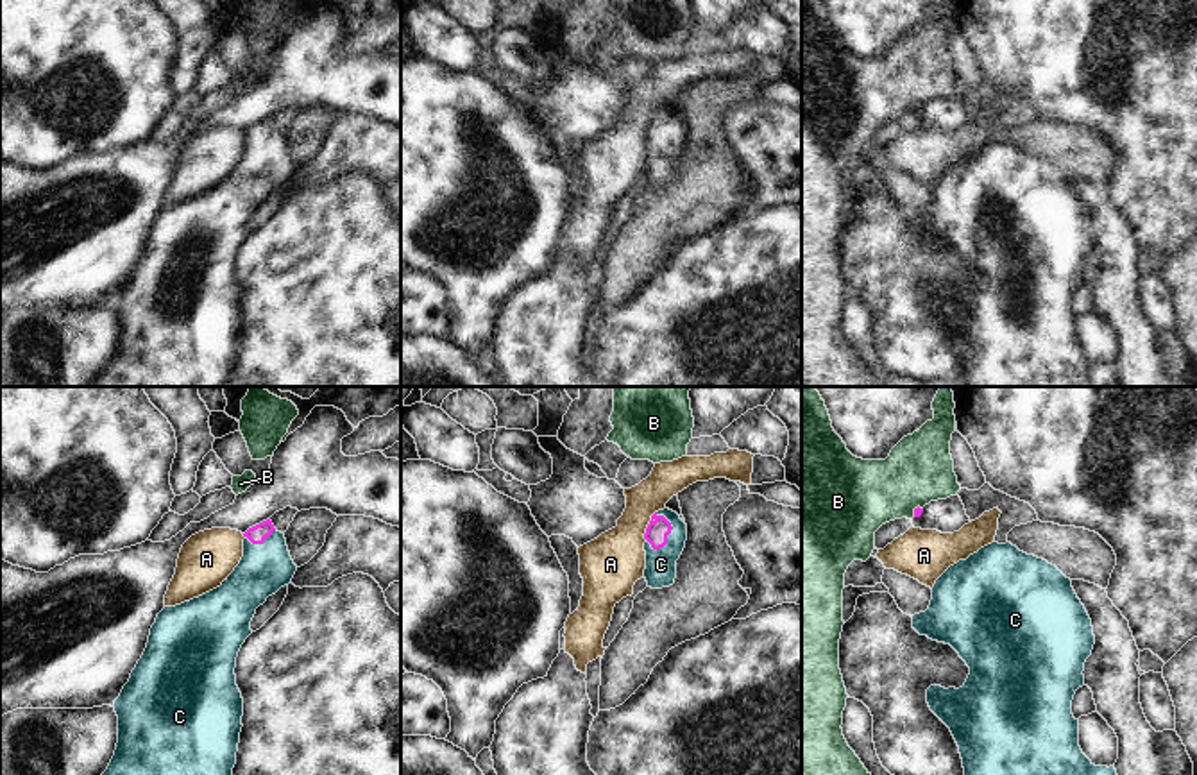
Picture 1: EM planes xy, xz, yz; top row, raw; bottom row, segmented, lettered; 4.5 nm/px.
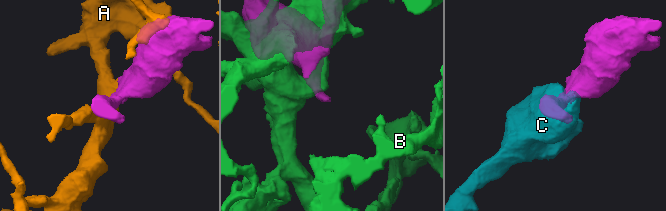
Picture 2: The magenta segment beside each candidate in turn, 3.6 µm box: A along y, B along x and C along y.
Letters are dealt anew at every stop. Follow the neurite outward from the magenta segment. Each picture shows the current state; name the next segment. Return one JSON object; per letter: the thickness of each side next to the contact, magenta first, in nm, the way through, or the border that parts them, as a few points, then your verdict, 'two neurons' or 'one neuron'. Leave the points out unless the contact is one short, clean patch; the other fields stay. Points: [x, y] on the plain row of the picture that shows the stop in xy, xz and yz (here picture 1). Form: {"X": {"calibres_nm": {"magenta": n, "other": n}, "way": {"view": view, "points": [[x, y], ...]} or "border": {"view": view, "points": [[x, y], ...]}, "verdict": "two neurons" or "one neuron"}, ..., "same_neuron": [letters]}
{"A": {"calibres_nm": {"magenta": 100, "other": 280}, "verdict": "two neurons"}, "B": {"calibres_nm": {"magenta": 40, "other": 320}, "verdict": "two neurons"}, "C": {"calibres_nm": {"magenta": 100, "other": 140}, "way": {"view": "xz", "points": [[657, 129], [671, 127], [662, 145], [661, 163]]}, "verdict": "one neuron"}, "same_neuron": ["C"]}

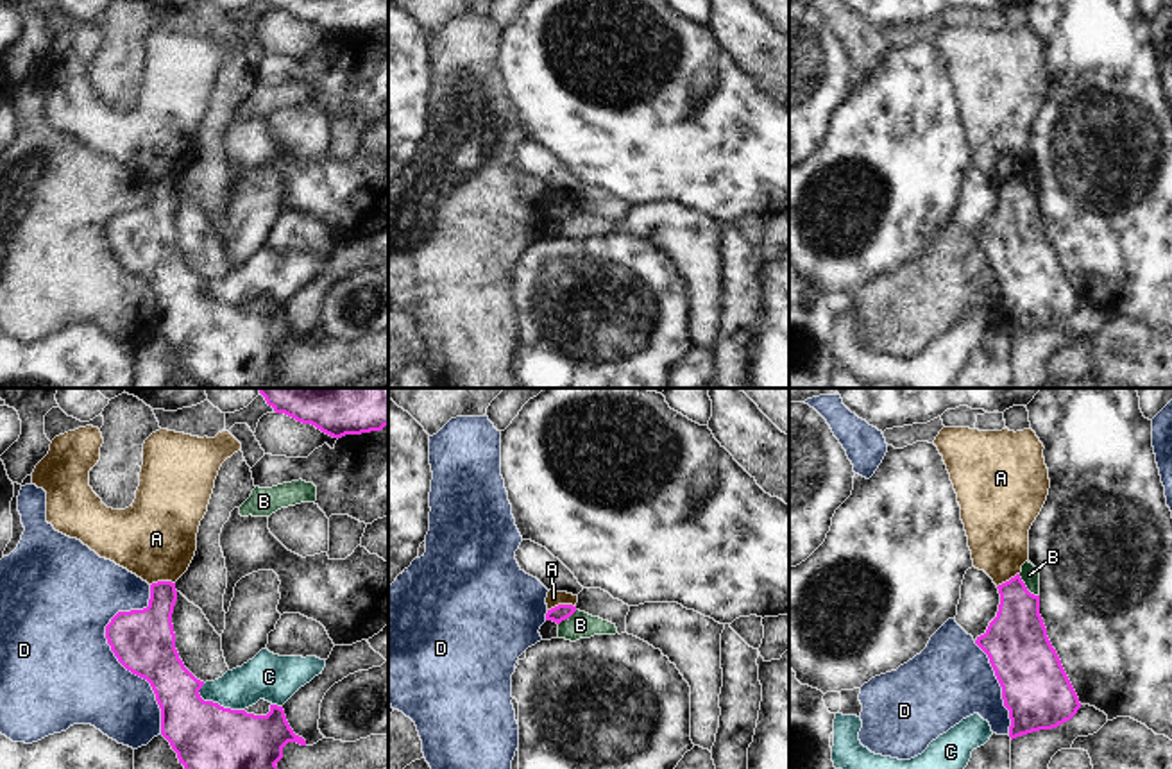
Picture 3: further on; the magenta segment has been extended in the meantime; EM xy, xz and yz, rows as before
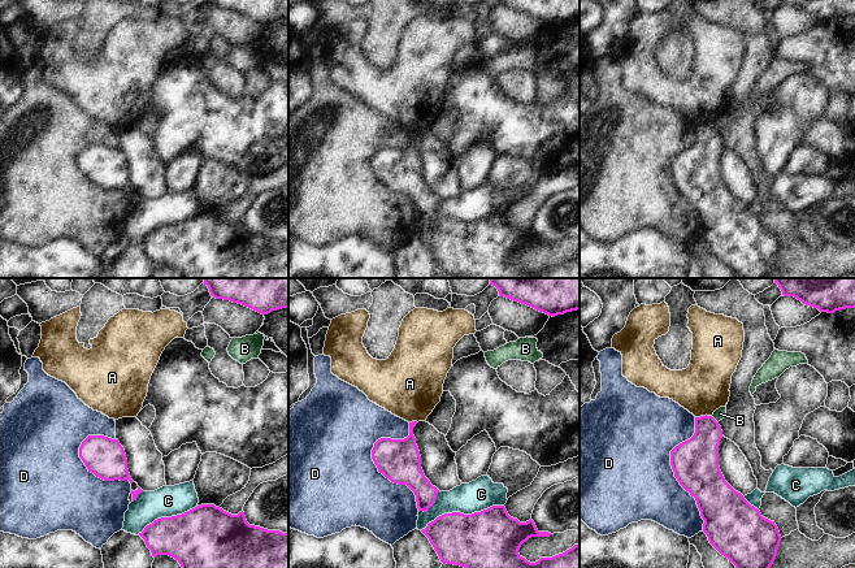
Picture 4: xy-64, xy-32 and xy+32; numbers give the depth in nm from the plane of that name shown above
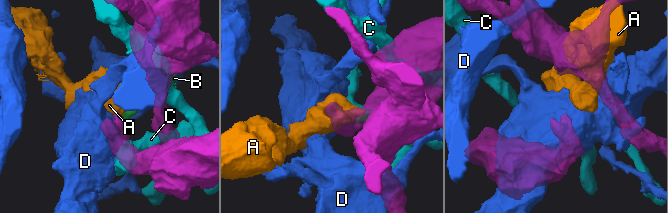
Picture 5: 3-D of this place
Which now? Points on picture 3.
{"A": {"calibres_nm": {"magenta": 70, "other": 70}, "border": {"view": "xz", "points": [[575, 204], [555, 204], [548, 210]]}, "verdict": "two neurons"}, "B": {"calibres_nm": {"magenta": 280, "other": 90}, "border": {"view": "yz", "points": [[1019, 174], [1024, 185], [1036, 195]]}, "verdict": "two neurons"}, "C": {"calibres_nm": {"magenta": 380, "other": 200}, "verdict": "two neurons"}, "D": {"calibres_nm": {"magenta": 280, "other": 480}, "verdict": "two neurons"}, "same_neuron": []}

